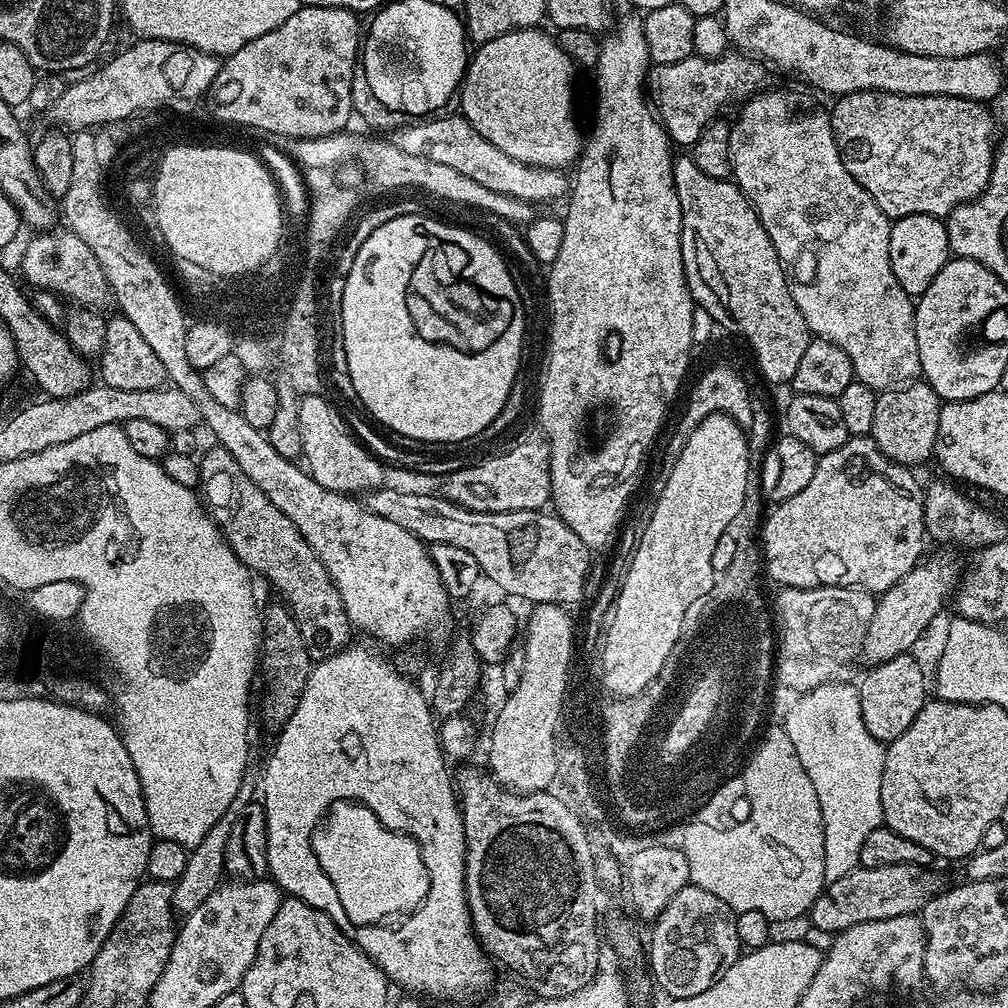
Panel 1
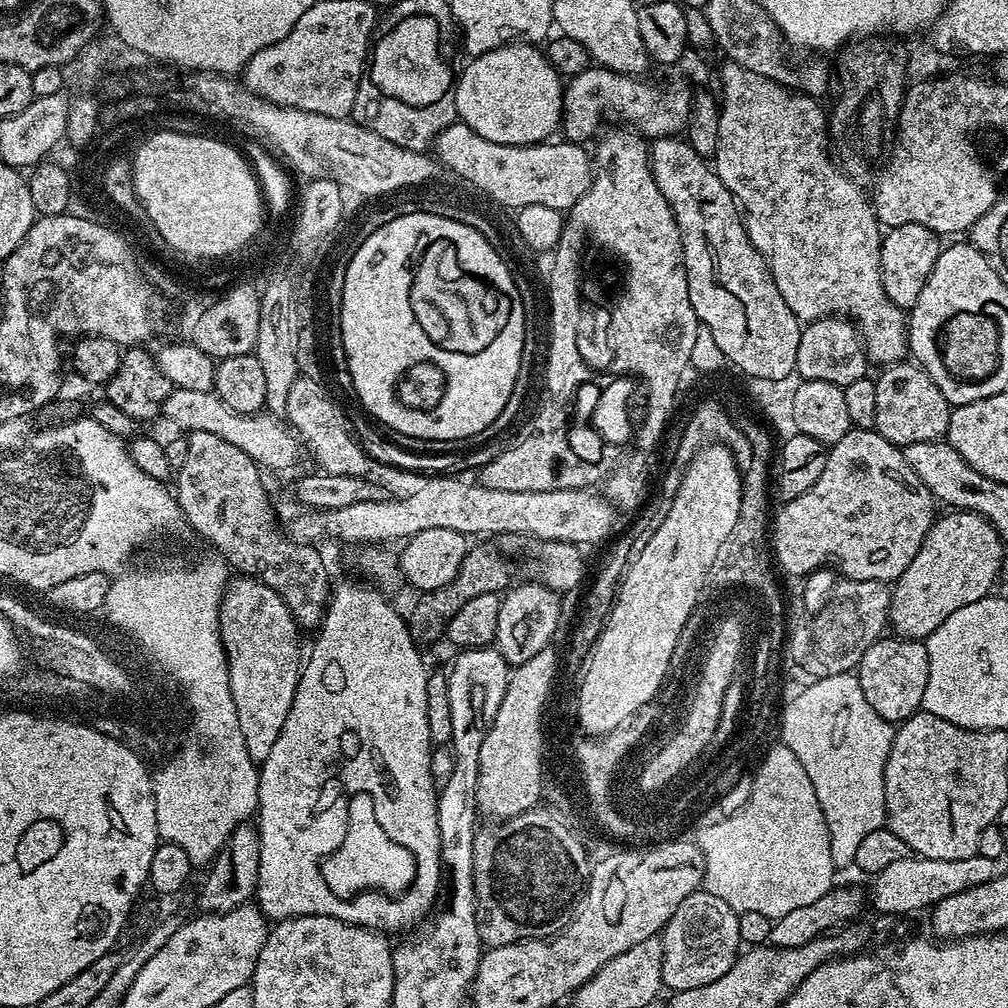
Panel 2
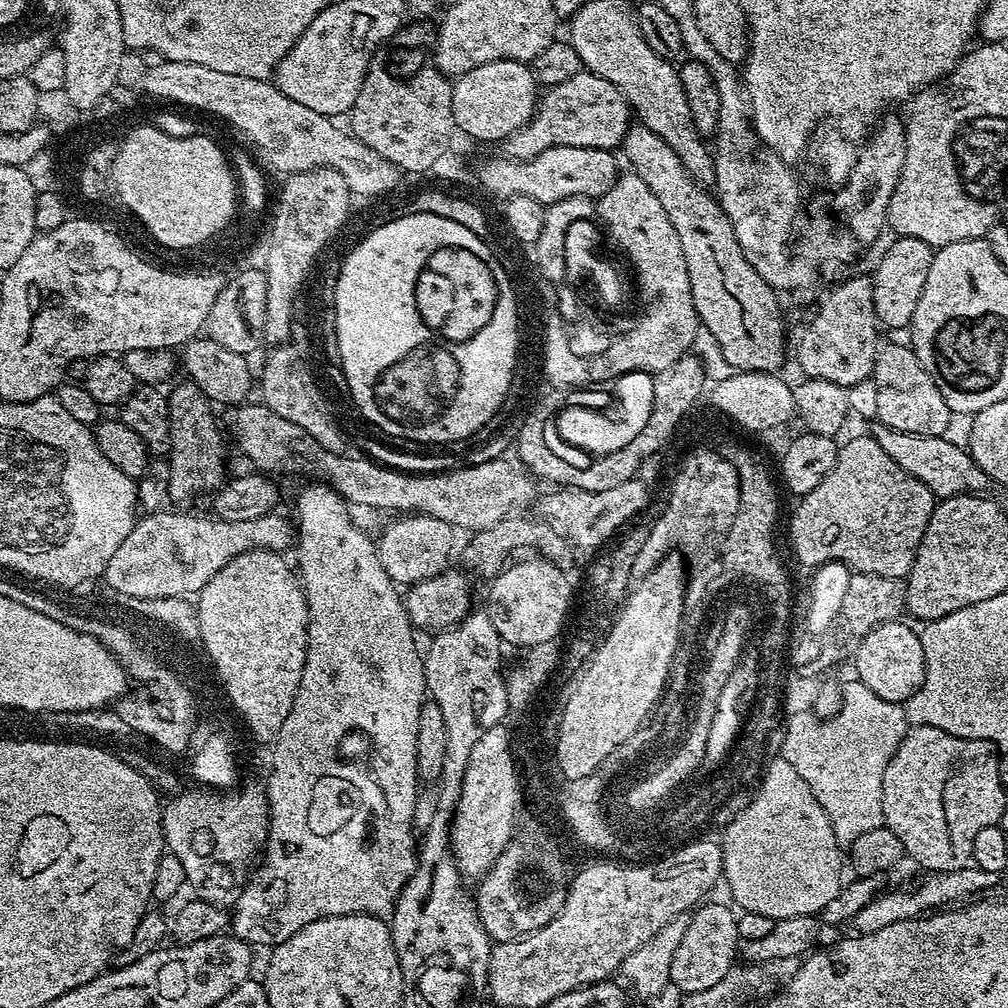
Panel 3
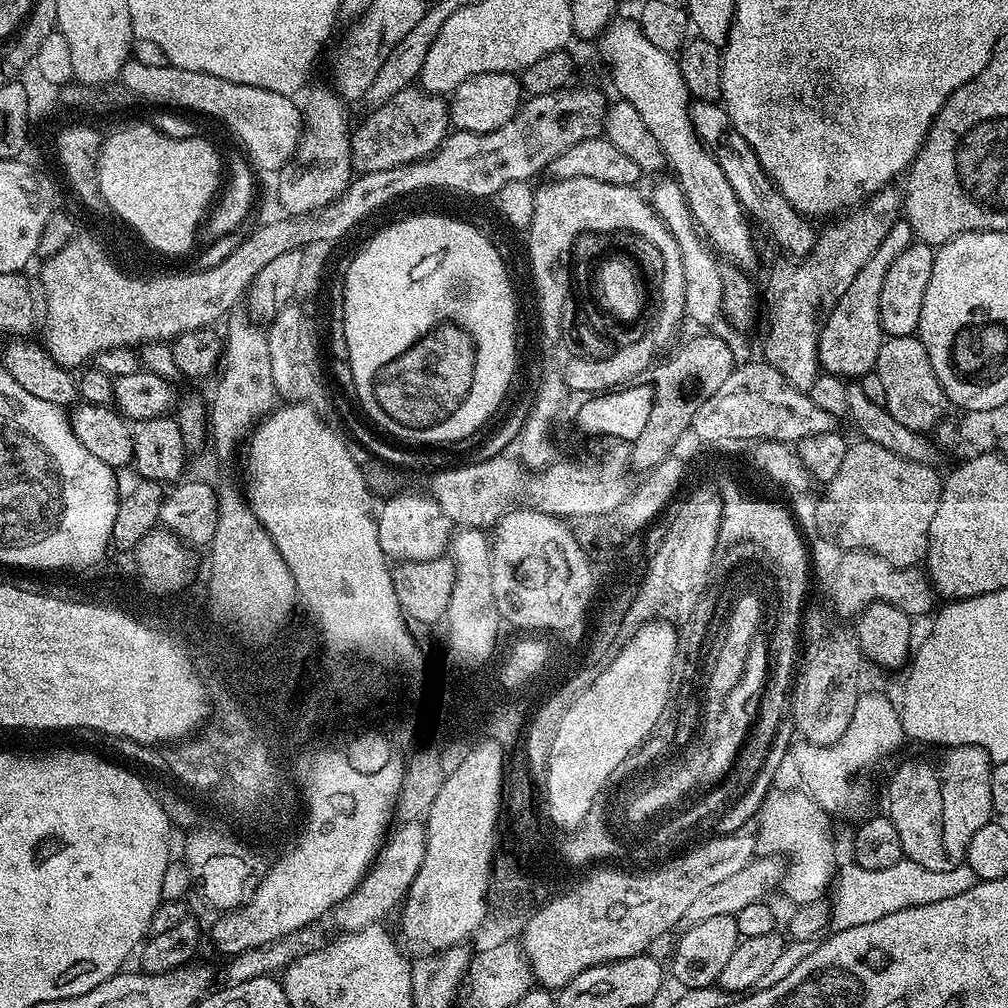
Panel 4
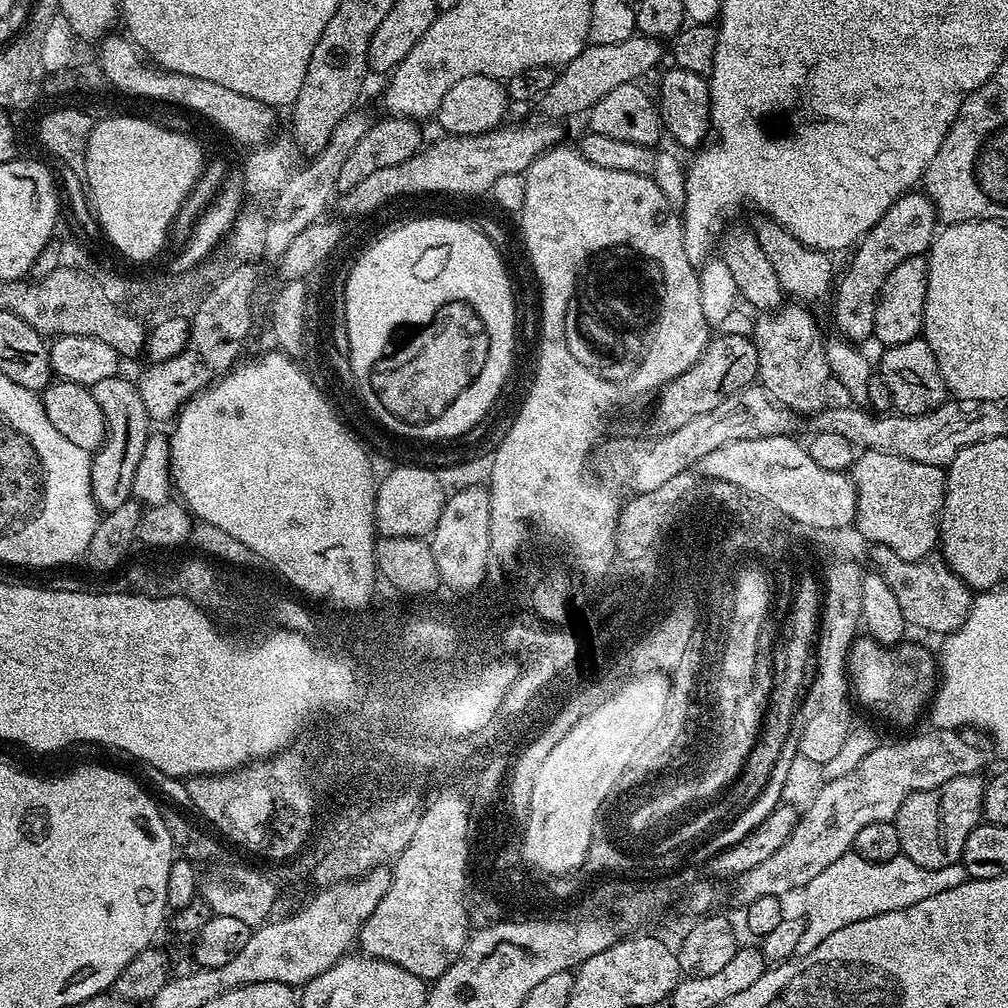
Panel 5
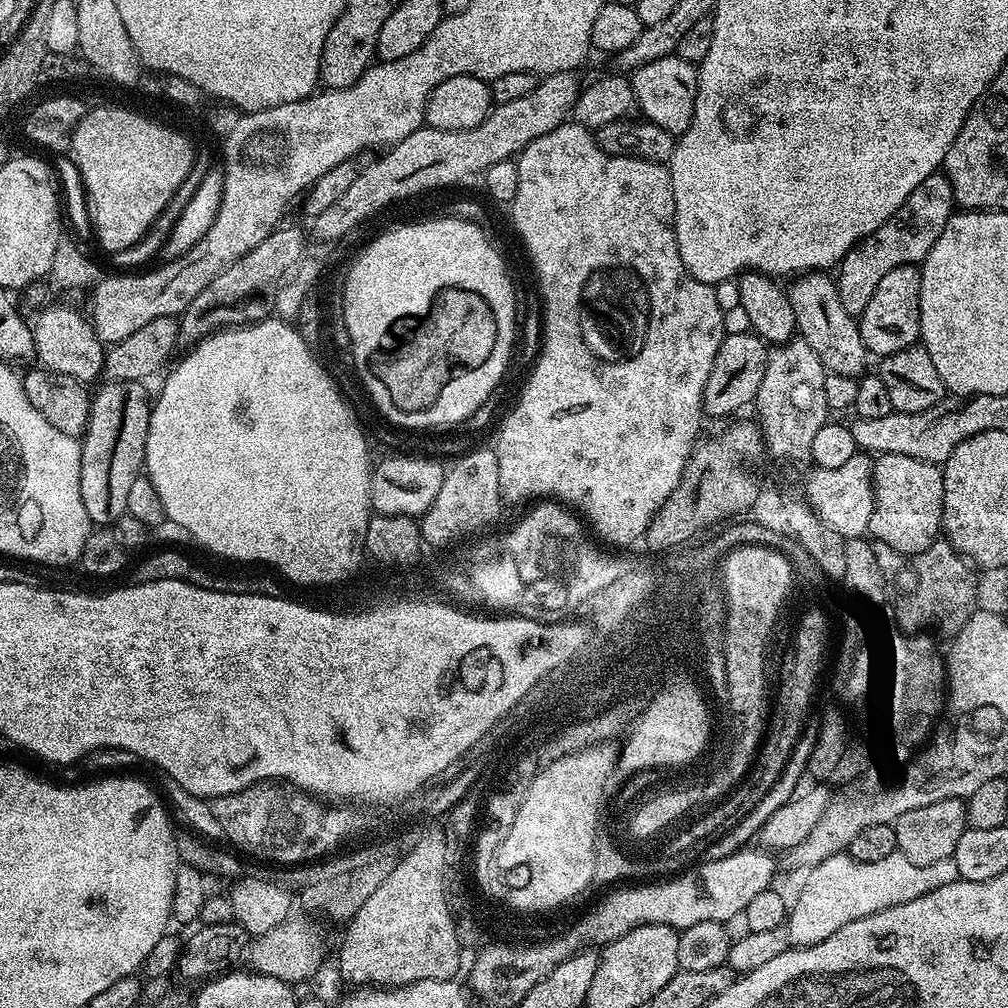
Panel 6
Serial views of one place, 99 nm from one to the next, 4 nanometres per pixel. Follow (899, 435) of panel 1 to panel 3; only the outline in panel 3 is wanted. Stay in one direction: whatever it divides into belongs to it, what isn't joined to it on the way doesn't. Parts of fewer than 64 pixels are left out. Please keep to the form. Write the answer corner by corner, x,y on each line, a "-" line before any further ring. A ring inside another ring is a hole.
907,343
892,344
881,347
876,353
876,365
872,371
870,379
874,386
878,386
878,414
876,420
894,430
902,430
906,434
930,434
931,436
945,435
954,420
954,414
950,406
946,406
946,398
942,398
942,390
930,378
926,366
918,362
918,354

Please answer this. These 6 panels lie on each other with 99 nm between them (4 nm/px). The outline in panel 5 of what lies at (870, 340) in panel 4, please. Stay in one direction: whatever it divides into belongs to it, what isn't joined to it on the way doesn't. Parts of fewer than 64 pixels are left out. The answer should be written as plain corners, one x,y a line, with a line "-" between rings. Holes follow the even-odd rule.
909,190
905,192
904,195
899,196
890,206
890,210
886,210
886,214
882,214
880,221
860,239
855,245
854,251
851,253
851,255
853,254
852,261
849,262
848,269
844,272
844,277
842,277
841,280
839,277
838,283
834,288
836,309
833,310
832,316
836,319
837,330
840,331
837,333
839,333
843,339
861,342
860,340
869,339
869,337
872,336
876,299
880,296
882,282
886,282
886,274
890,274
890,270
894,270
894,266
898,266
898,262
902,262
911,256
919,256
927,253
928,249
932,246
937,231
938,217
936,207
932,204
932,199
925,196
923,191

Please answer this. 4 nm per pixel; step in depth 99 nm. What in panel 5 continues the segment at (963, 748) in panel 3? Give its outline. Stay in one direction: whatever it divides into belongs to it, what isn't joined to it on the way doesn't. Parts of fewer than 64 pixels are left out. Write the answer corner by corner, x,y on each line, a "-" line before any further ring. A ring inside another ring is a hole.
979,775
955,776
935,792
912,792
902,802
894,821
900,850
918,866
941,868
960,863
970,830
982,820
985,781

